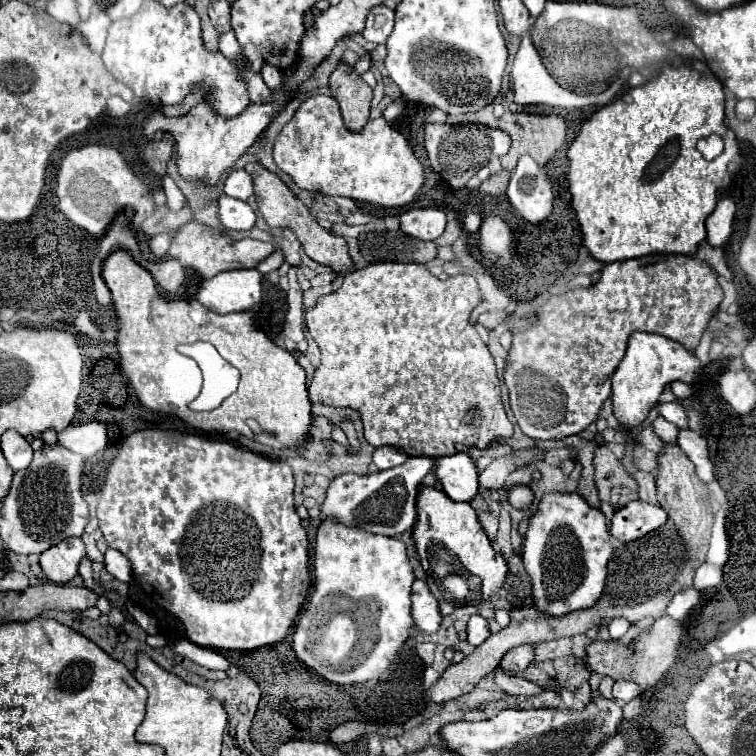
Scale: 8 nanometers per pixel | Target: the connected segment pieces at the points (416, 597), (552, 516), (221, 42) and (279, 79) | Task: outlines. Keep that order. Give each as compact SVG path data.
M416 579L412 585L412 617L424 633L436 633L444 621L438 601L430 593L428 583L422 579Z
M576 493L544 495L530 519L522 555L532 579L534 605L554 617L592 607L602 595L610 555L610 533L600 509L590 507Z
M232 31L228 33L222 33L218 37L218 49L224 51L224 55L230 55L230 57L238 57L238 51L240 51L240 45L236 43L236 35Z
M264 65L264 67L262 67L262 79L264 79L264 83L266 83L272 91L278 91L278 89L284 87L284 77L282 77L282 73L280 73L276 67L272 67L272 65Z

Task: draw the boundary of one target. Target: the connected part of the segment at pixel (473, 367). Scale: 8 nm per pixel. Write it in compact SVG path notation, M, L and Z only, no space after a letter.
M374 263L364 269L356 269L350 275L344 275L344 283L337 291L321 296L316 307L306 313L306 327L314 341L320 347L322 359L316 367L314 379L310 383L310 399L312 403L322 403L330 407L350 407L356 413L360 413L360 421L364 425L364 437L374 447L398 447L400 451L406 451L408 457L444 457L454 453L454 445L462 443L468 447L488 449L492 443L504 441L506 437L512 437L512 423L506 417L502 399L500 399L500 385L496 377L496 365L488 351L488 345L480 339L476 333L470 313L480 303L478 283L472 275L454 275L448 279L434 277L426 265L420 263Z

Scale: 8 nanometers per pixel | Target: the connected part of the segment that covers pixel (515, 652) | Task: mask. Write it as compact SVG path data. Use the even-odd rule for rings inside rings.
M520 645L510 649L504 659L500 661L500 669L508 675L518 675L522 673L534 659L534 647L532 645Z

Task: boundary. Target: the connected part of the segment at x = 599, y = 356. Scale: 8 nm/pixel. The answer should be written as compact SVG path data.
M650 255L634 261L614 261L602 269L600 281L592 287L578 287L562 295L552 295L534 311L532 327L514 333L508 351L508 367L504 369L510 407L522 433L534 441L556 441L586 429L596 421L602 403L610 397L610 377L622 361L632 333L656 333L678 341L694 353L722 299L724 293L716 269L706 261L686 255Z

